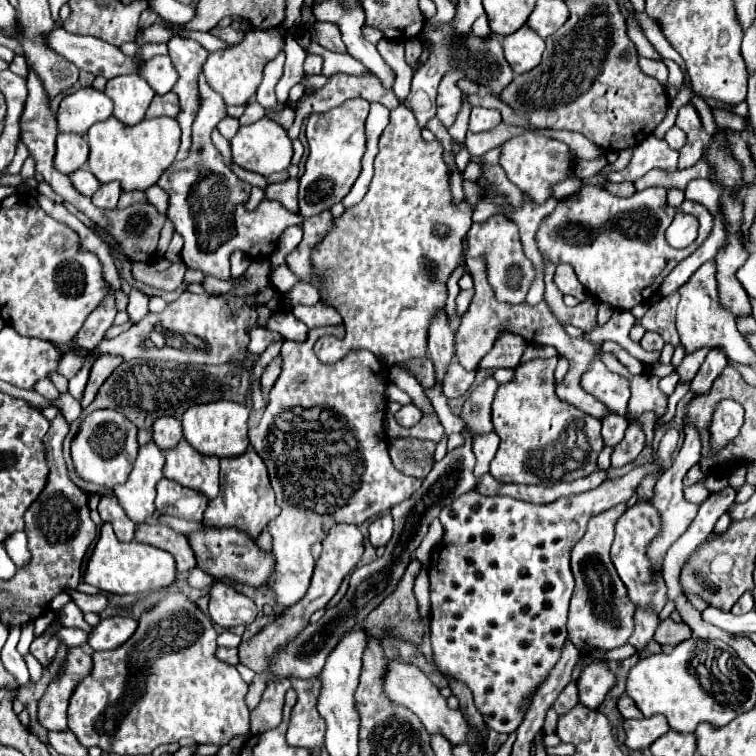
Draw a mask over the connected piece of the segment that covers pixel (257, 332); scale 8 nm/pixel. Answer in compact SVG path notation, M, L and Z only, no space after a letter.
M258 327L258 329L250 329L250 343L248 343L248 351L254 353L254 355L262 355L266 351L266 347L274 341L280 341L284 343L286 339L276 333L276 331L268 331L264 327Z

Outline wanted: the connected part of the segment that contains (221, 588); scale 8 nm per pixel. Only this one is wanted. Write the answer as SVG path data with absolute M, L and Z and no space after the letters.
M216 581L212 585L208 609L212 621L222 629L230 629L234 625L248 625L258 615L256 603L250 597L238 593L234 587L222 581Z

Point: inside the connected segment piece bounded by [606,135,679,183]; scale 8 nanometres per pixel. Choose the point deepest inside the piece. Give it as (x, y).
(652, 152)

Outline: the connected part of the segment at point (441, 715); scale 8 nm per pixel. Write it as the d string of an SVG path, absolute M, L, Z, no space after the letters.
M390 659L382 685L384 685L384 693L386 693L388 701L392 701L392 705L400 705L400 707L406 707L412 713L416 713L416 717L420 717L420 721L428 729L428 733L440 733L448 741L452 741L452 745L460 745L466 741L466 731L468 731L466 719L462 717L462 713L458 709L456 711L448 709L446 699L440 695L440 691L432 685L432 681L416 665Z

